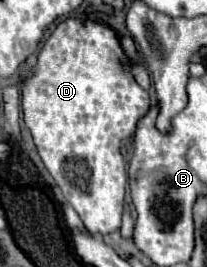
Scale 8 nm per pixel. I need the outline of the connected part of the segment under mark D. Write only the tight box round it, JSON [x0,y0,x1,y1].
[23,17,151,235]

